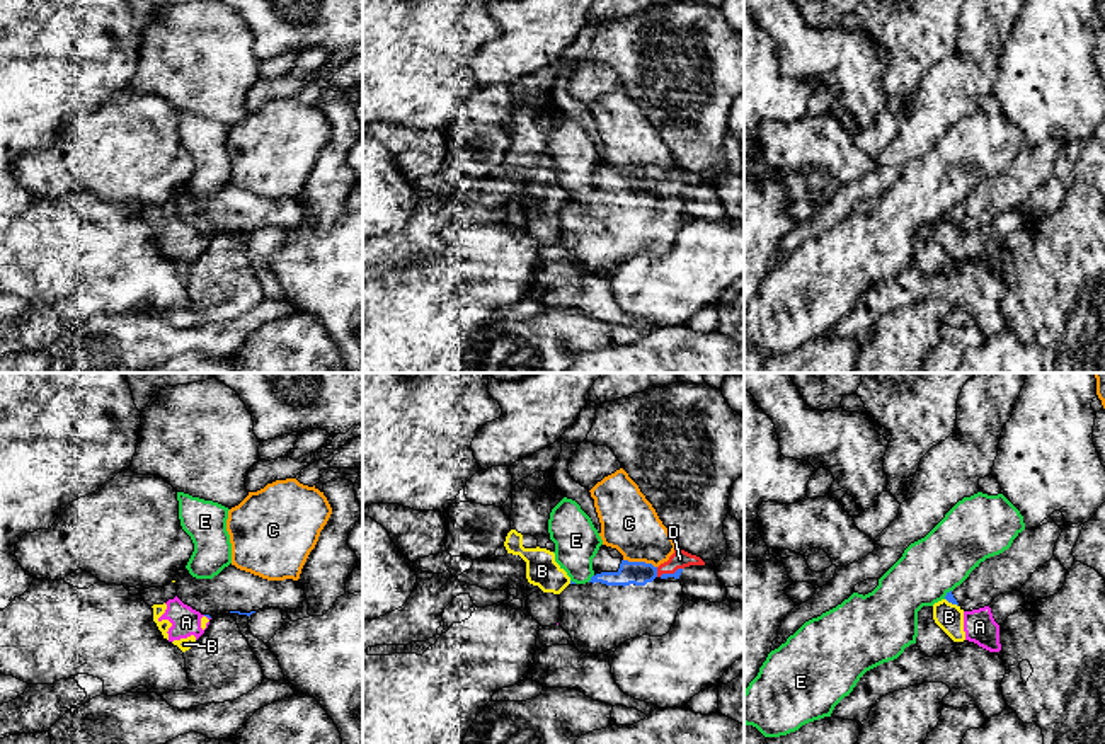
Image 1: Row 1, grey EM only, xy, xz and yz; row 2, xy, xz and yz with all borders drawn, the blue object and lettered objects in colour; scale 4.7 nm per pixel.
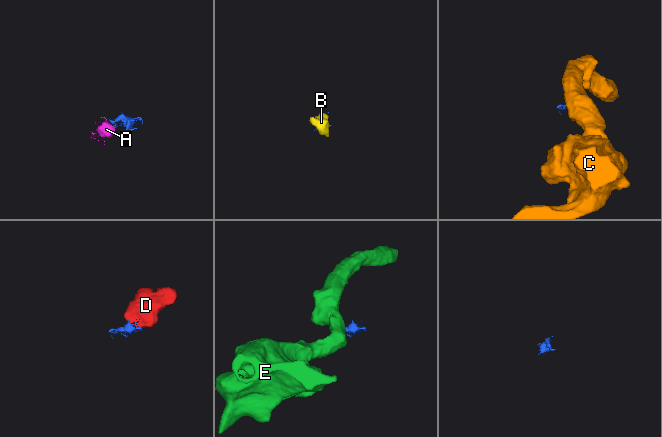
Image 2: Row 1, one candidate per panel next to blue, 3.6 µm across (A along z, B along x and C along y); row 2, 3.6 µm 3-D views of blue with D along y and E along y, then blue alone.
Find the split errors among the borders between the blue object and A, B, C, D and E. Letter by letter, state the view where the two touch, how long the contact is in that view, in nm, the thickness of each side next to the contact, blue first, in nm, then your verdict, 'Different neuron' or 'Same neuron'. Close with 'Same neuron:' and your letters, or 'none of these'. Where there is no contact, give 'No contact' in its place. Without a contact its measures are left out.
A: Touches blue in xy. Shared border 40 nm. Thickness 20 nm (blue) against 20 nm. Different neuron
B: Touches blue in yz. Shared border 80 nm. Thickness 40 nm (blue) against 130 nm. Different neuron
C: Touches blue in xz. Shared border 170 nm. Thickness 110 nm (blue) against 280 nm. Different neuron
D: Touches blue in xz. Shared border 130 nm. Thickness 40 nm (blue) against 90 nm. Same neuron
E: Touches blue in xz. Shared border 50 nm. Thickness 110 nm (blue) against 220 nm. Different neuron
Same neuron: D

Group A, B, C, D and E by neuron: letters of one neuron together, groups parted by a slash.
A B / C / D / E

